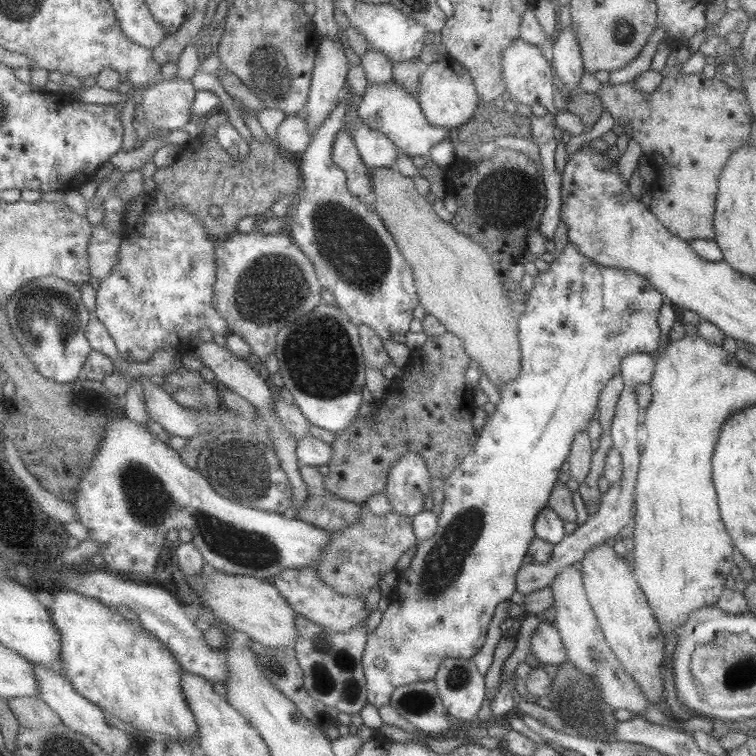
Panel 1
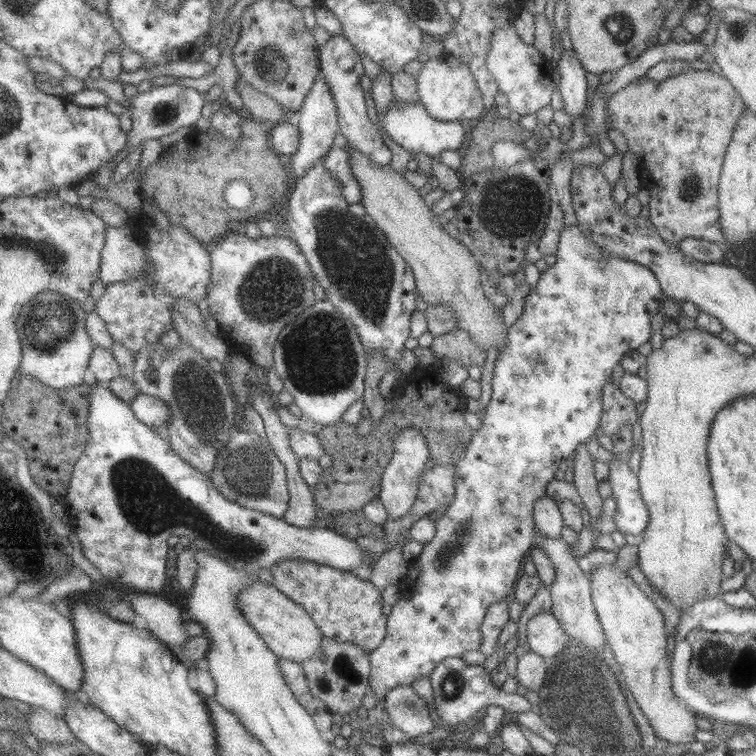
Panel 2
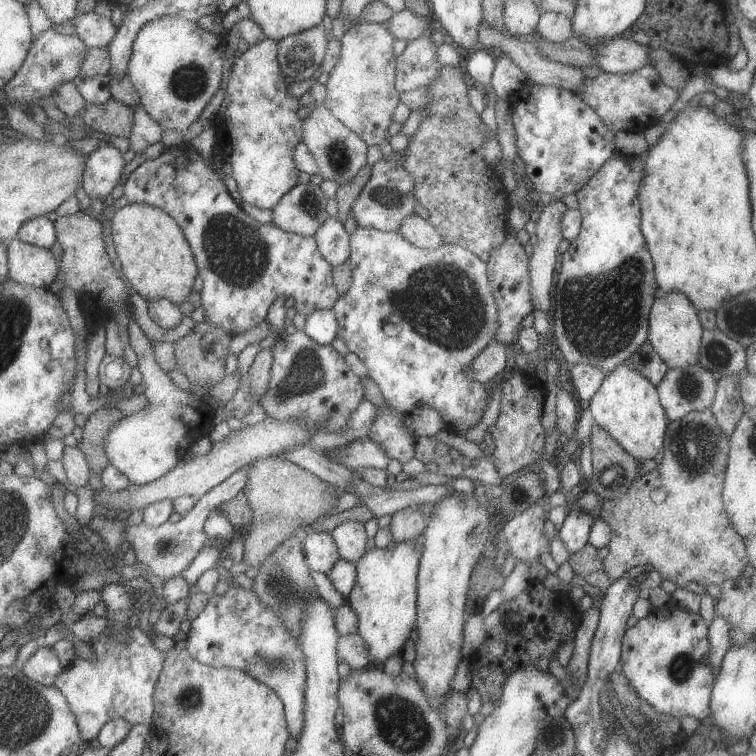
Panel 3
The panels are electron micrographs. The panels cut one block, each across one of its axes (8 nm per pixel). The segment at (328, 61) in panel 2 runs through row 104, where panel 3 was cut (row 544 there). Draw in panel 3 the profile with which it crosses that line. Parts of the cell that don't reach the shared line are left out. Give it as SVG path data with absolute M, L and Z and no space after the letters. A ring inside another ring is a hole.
M349 520L332 530L342 558L356 564L358 564L361 555L366 552L365 544L367 542L363 525L359 521Z

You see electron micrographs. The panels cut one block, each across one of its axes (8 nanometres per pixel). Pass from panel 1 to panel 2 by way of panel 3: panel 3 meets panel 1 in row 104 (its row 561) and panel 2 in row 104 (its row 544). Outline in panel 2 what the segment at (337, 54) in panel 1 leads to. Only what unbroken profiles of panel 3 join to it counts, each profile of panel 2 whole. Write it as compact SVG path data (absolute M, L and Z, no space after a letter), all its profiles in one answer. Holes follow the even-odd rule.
M318 76L317 82L313 85L311 92L307 95L304 107L298 112L296 123L300 127L300 149L297 154L289 158L291 168L301 178L307 170L313 168L320 158L329 154L332 149L339 126L339 107L334 92L329 82L325 82L323 76Z

